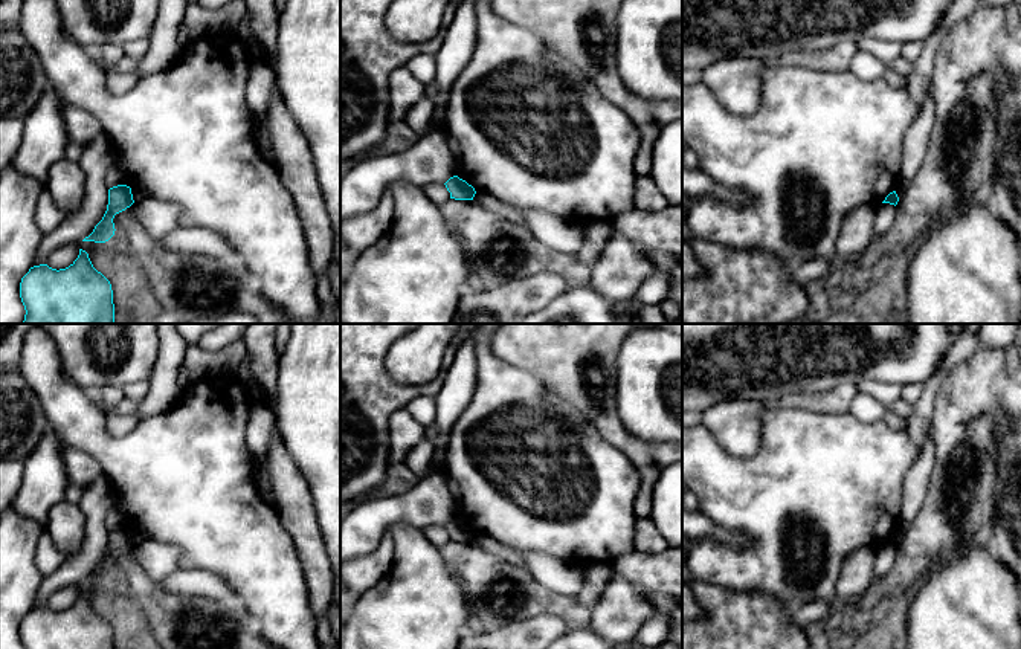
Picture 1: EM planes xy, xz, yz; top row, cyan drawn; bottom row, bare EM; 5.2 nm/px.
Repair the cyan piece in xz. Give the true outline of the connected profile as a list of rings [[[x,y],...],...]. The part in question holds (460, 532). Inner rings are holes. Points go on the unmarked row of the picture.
[[[458,518],[450,519],[444,527],[450,534],[450,541],[455,542],[473,542],[476,536],[475,530]]]

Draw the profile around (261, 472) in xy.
[[[256,461],[256,469],[255,469],[255,479],[256,486],[261,492],[261,496],[272,505],[275,505],[275,493],[272,490],[270,484],[270,476],[269,476],[269,469],[266,466],[266,461]]]

